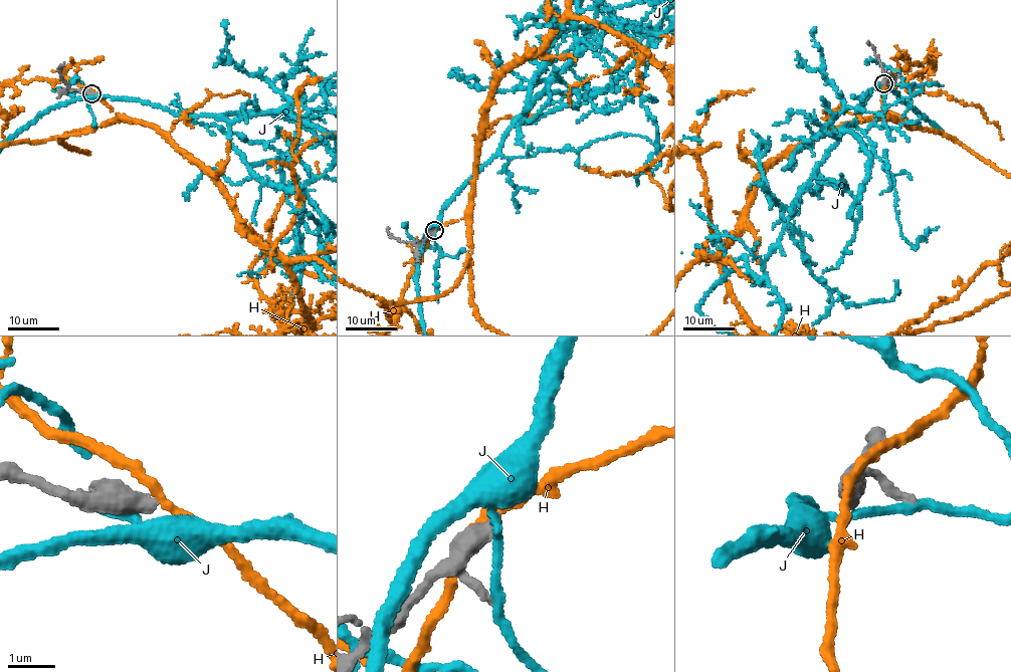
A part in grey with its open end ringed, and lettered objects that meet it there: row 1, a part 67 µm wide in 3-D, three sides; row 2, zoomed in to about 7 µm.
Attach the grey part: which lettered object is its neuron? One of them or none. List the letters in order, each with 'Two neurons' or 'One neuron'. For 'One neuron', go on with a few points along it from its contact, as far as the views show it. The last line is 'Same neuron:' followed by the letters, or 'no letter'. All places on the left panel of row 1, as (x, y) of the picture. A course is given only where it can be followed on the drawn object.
H: Two neurons
J: Two neurons
Same neuron: no letter

